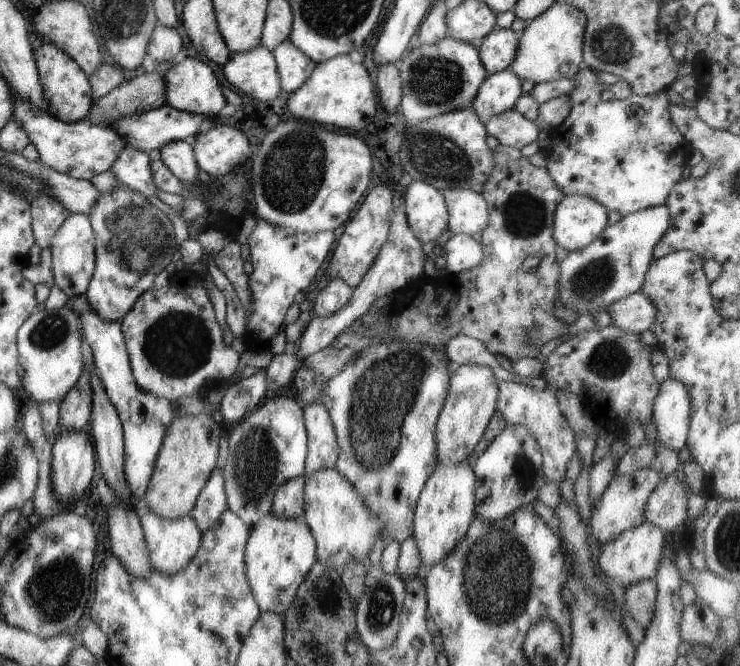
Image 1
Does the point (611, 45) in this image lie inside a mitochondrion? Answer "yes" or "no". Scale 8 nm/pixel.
yes

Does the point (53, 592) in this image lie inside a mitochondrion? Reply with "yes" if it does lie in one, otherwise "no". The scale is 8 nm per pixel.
yes

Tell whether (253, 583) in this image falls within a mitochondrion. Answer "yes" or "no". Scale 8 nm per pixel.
no

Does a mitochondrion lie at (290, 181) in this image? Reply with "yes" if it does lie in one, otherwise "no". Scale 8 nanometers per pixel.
yes

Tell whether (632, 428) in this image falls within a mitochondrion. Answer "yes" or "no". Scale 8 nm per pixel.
no

